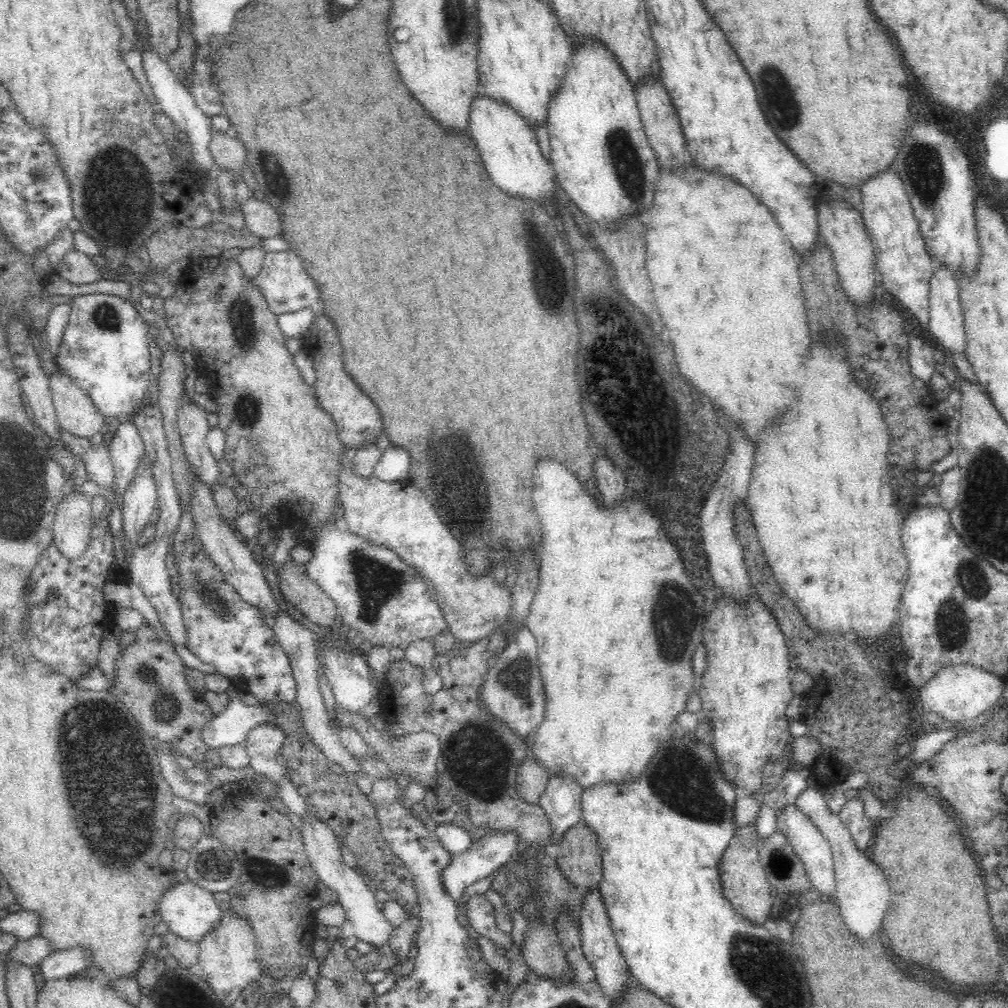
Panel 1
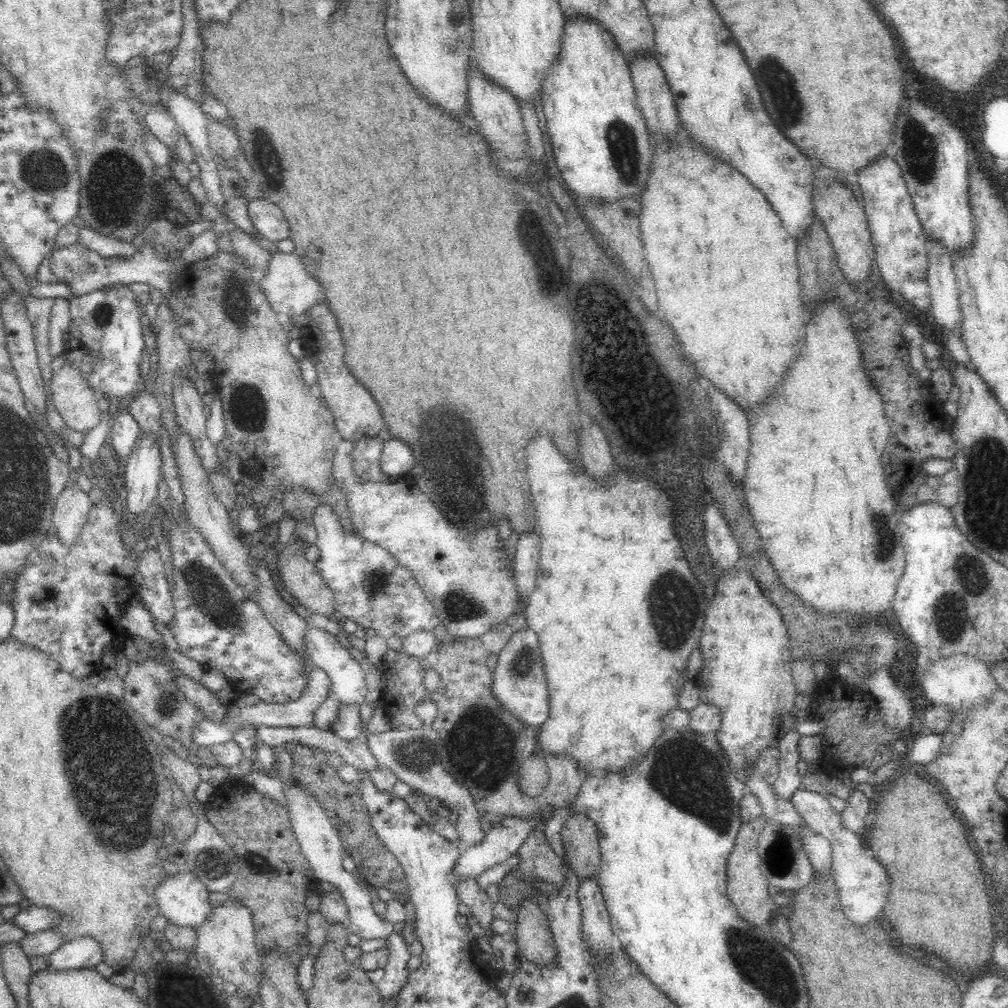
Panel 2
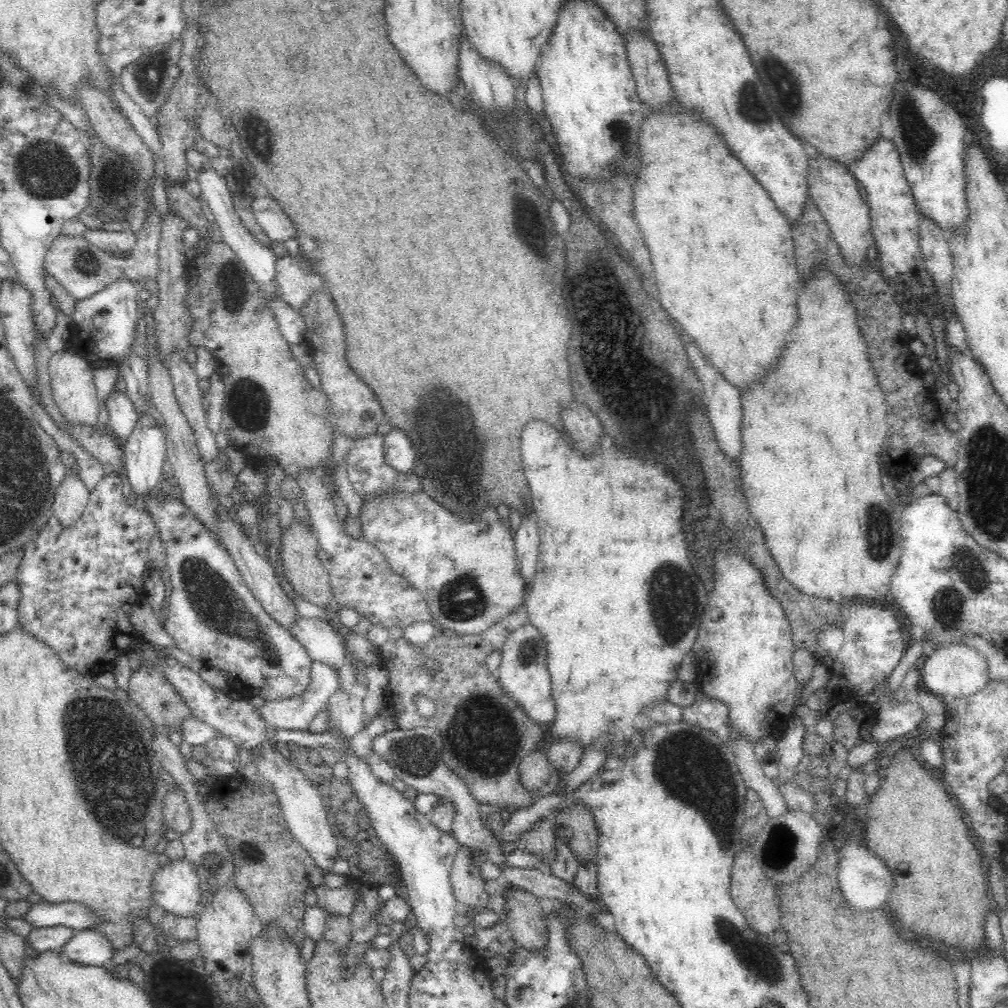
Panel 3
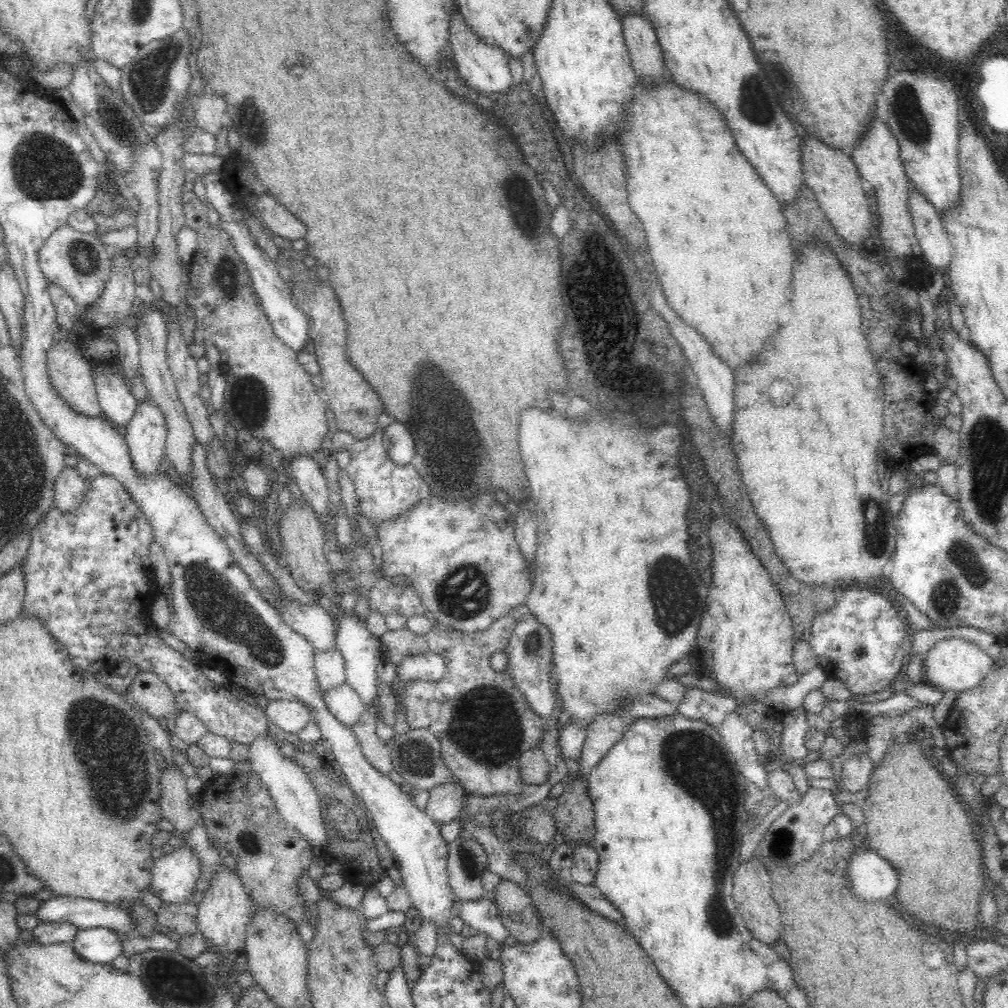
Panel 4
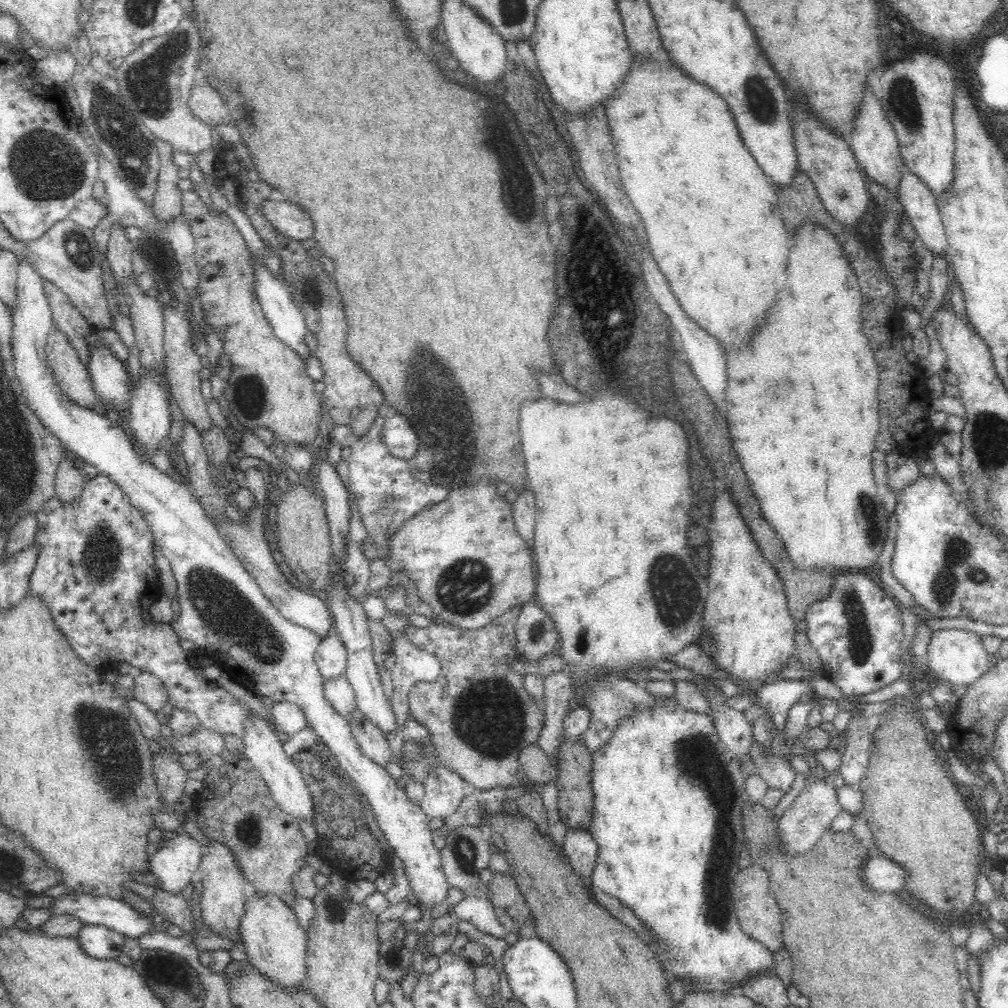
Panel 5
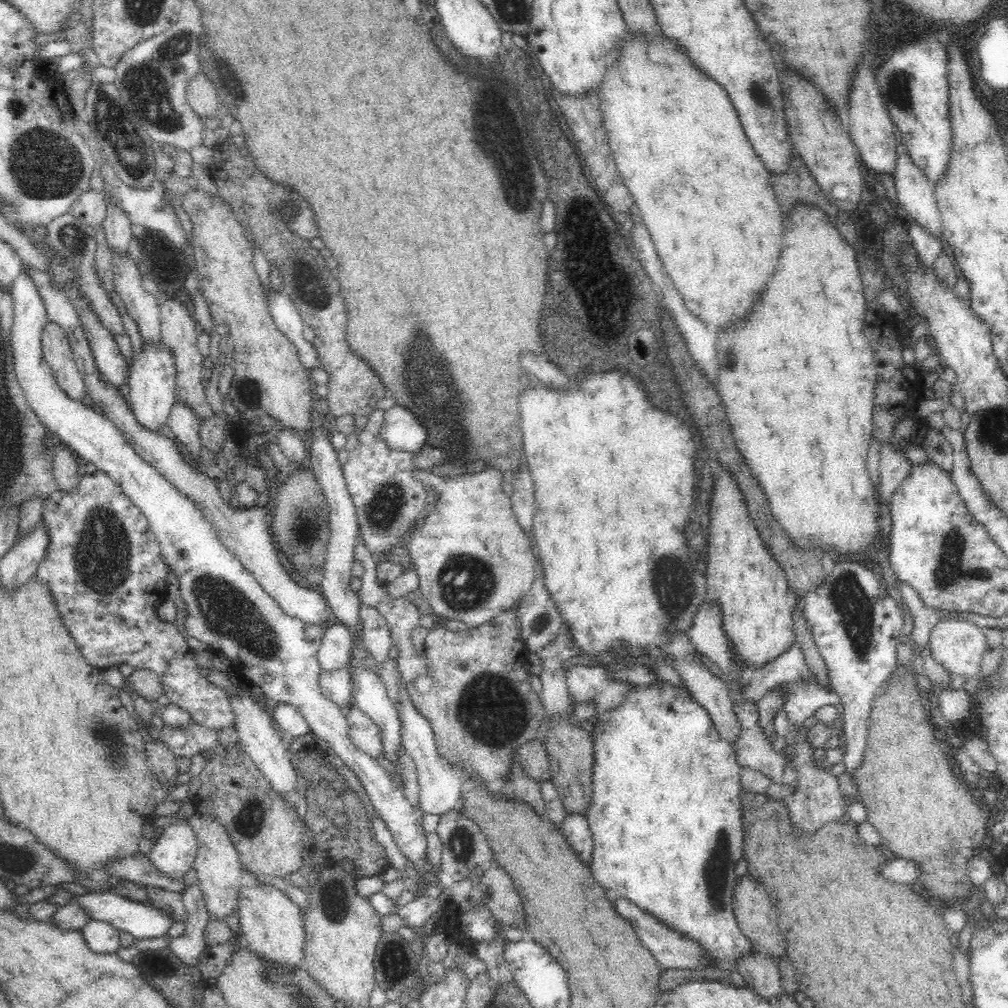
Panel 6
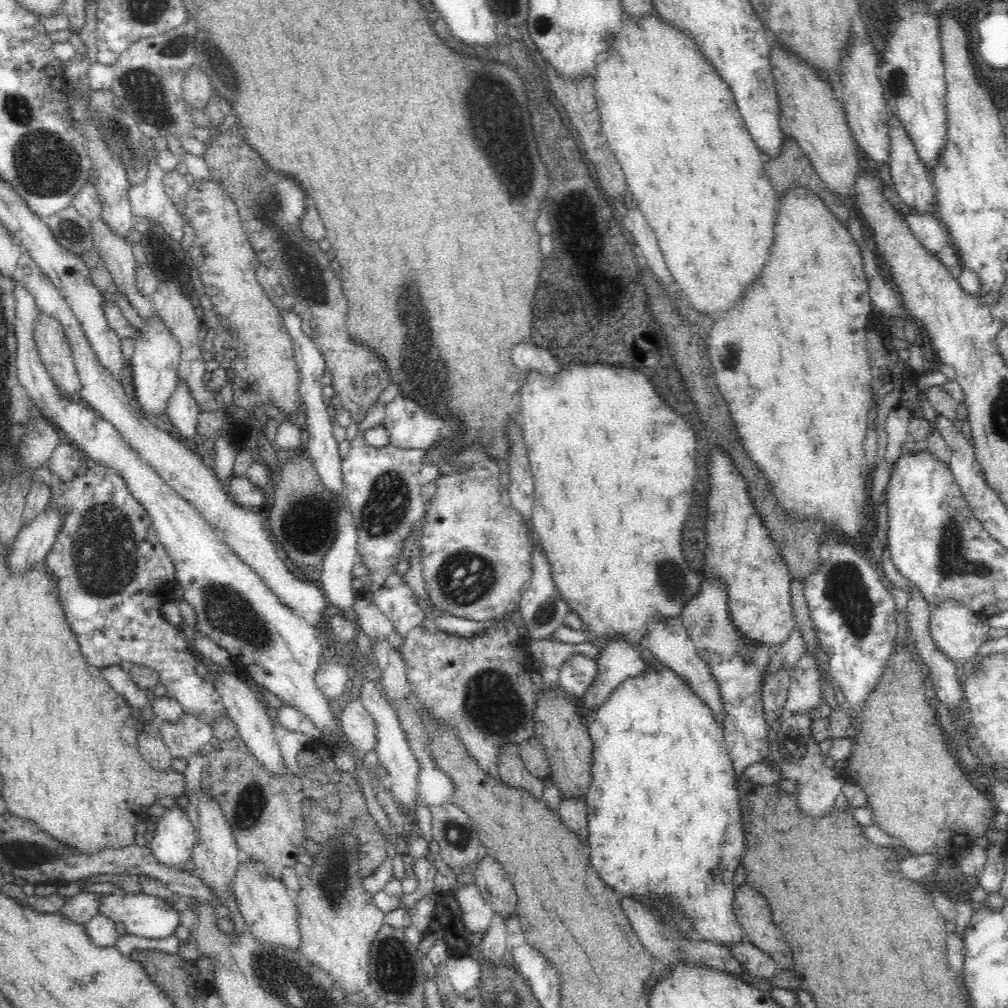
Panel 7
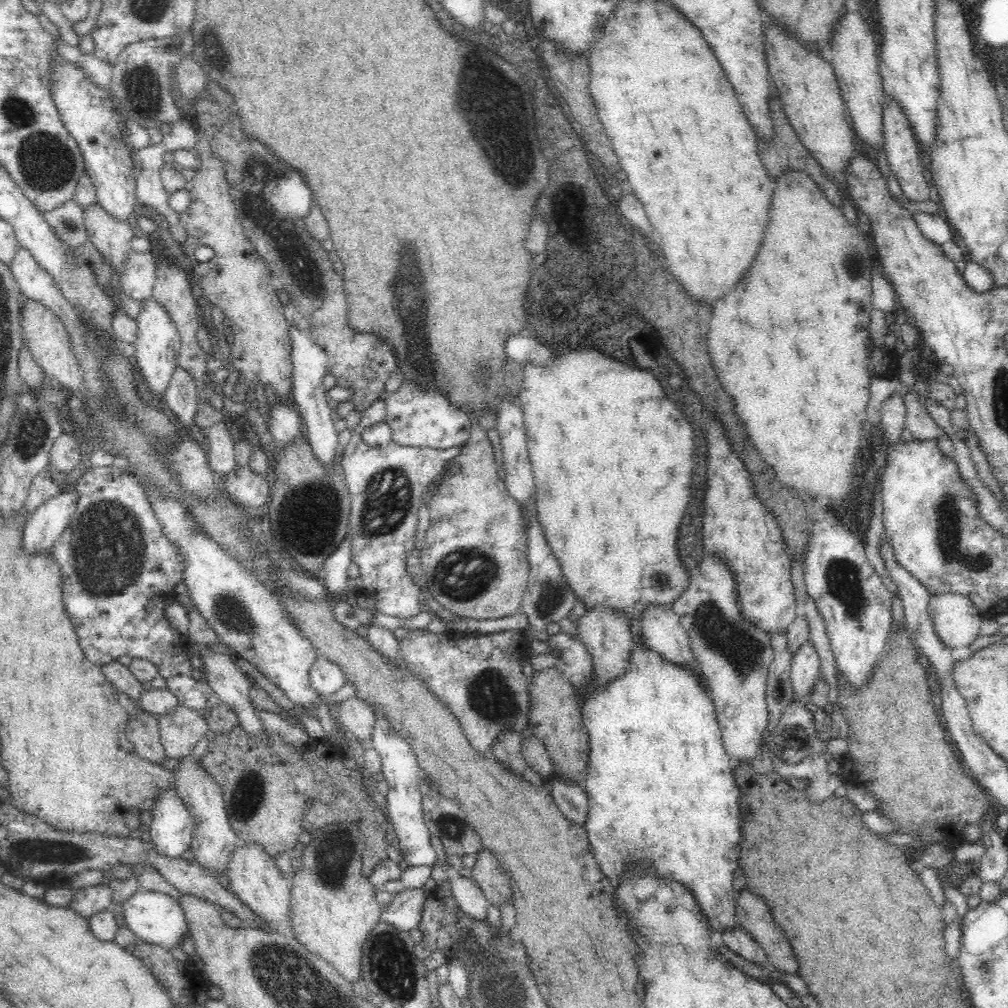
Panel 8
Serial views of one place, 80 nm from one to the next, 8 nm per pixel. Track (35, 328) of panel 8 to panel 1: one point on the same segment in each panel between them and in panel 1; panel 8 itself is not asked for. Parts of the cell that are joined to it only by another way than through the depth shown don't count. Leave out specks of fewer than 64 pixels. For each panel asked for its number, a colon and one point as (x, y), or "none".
1: (76, 414)
2: (75, 401)
3: (72, 385)
4: (70, 373)
5: (73, 376)
6: (56, 347)
7: (54, 348)

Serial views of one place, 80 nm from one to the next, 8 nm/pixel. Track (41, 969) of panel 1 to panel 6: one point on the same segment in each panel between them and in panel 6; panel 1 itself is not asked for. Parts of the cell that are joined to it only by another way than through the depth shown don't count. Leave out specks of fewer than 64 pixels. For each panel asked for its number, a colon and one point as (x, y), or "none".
2: (85, 952)
3: (87, 947)
4: (100, 945)
5: (99, 942)
6: (102, 938)

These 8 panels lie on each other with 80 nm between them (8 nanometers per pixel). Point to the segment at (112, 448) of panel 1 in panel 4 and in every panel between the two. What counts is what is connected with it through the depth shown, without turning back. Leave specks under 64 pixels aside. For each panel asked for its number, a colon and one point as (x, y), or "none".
2: (125, 432)
3: (122, 415)
4: (118, 405)

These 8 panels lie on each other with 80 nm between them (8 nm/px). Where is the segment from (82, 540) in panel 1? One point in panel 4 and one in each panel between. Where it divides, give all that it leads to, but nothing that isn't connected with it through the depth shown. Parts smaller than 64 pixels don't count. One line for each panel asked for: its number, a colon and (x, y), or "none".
2: (70, 513)
3: (72, 496)
4: (70, 488)

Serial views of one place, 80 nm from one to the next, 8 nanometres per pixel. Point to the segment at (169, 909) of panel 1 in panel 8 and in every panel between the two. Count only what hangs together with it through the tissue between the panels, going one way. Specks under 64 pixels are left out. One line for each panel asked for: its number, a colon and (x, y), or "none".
2: (183, 900)
3: (176, 887)
4: (174, 876)
5: (174, 865)
6: (173, 854)
7: (172, 844)
8: (171, 830)

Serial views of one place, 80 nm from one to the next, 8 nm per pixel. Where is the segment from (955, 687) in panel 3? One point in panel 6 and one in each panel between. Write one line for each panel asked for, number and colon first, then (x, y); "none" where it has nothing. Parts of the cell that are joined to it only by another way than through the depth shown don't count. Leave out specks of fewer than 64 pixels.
4: (953, 664)
5: (956, 656)
6: (958, 646)

